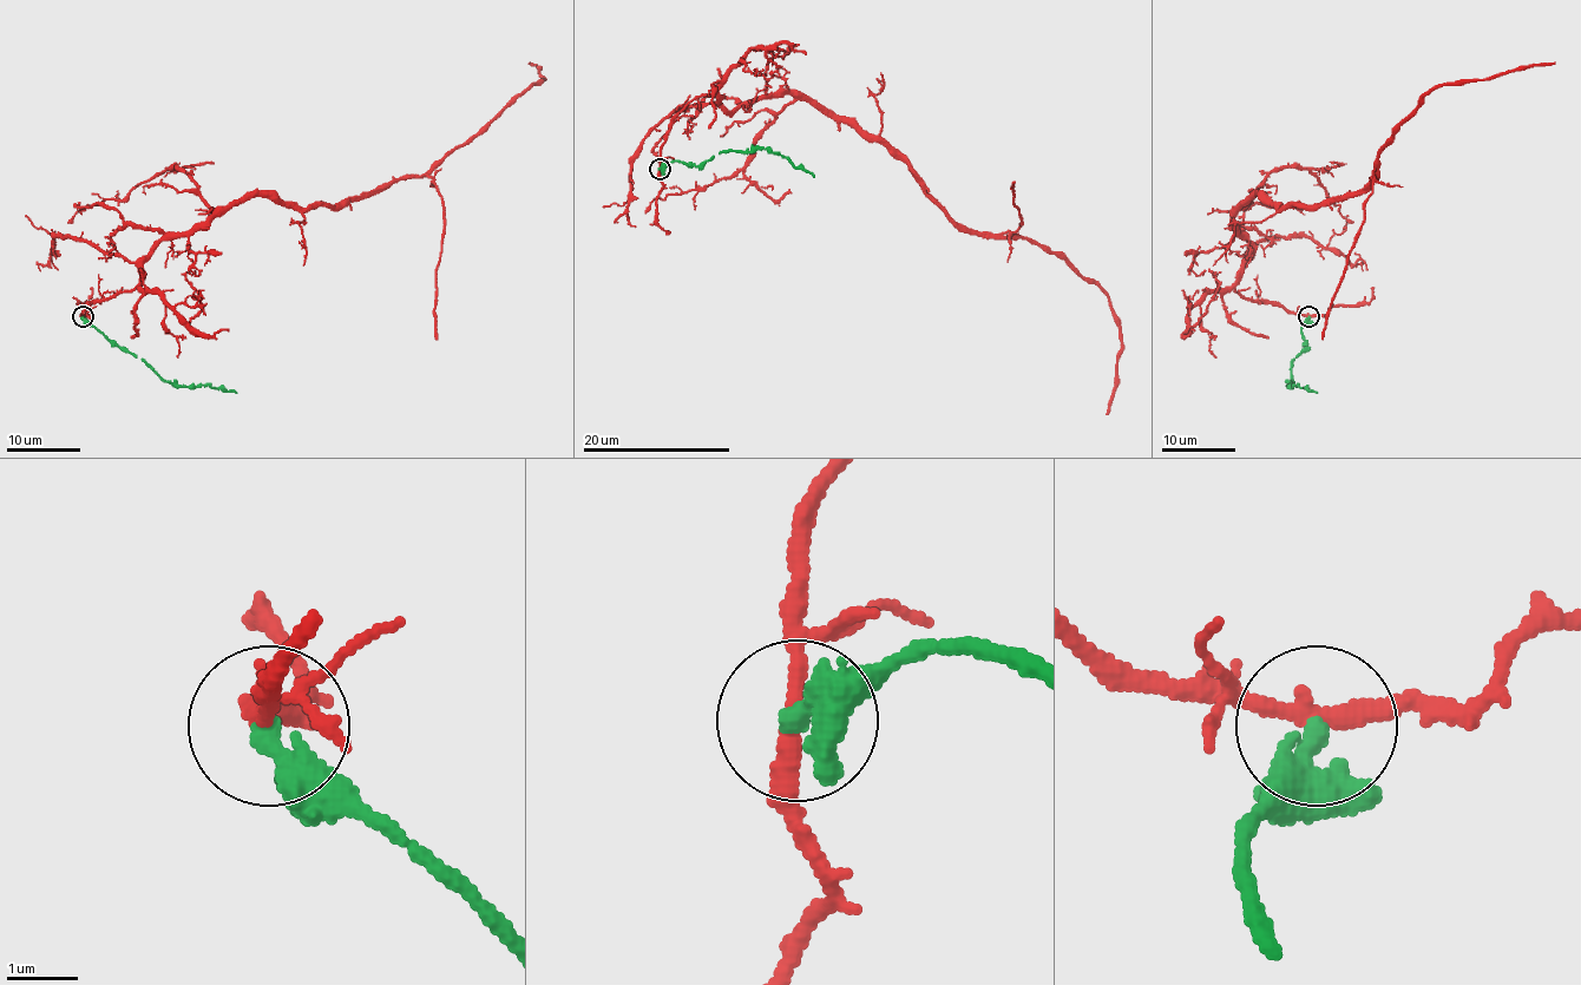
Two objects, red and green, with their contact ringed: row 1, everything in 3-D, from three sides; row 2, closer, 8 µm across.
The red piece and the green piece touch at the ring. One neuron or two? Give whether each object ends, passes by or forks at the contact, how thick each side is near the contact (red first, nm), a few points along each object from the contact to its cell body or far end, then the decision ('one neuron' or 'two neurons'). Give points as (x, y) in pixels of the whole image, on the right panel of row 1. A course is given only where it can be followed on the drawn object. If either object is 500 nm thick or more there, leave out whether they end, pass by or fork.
red forks; green ends; calibres 200 and 380 nm; course red (1309, 316), (1234, 290), (1251, 254), (1234, 215), (1253, 196), (1280, 208), (1352, 196), (1430, 91), (1554, 64); course green (1309, 316), (1301, 329), (1305, 348), (1292, 362), (1290, 387), (1318, 392); two neurons

